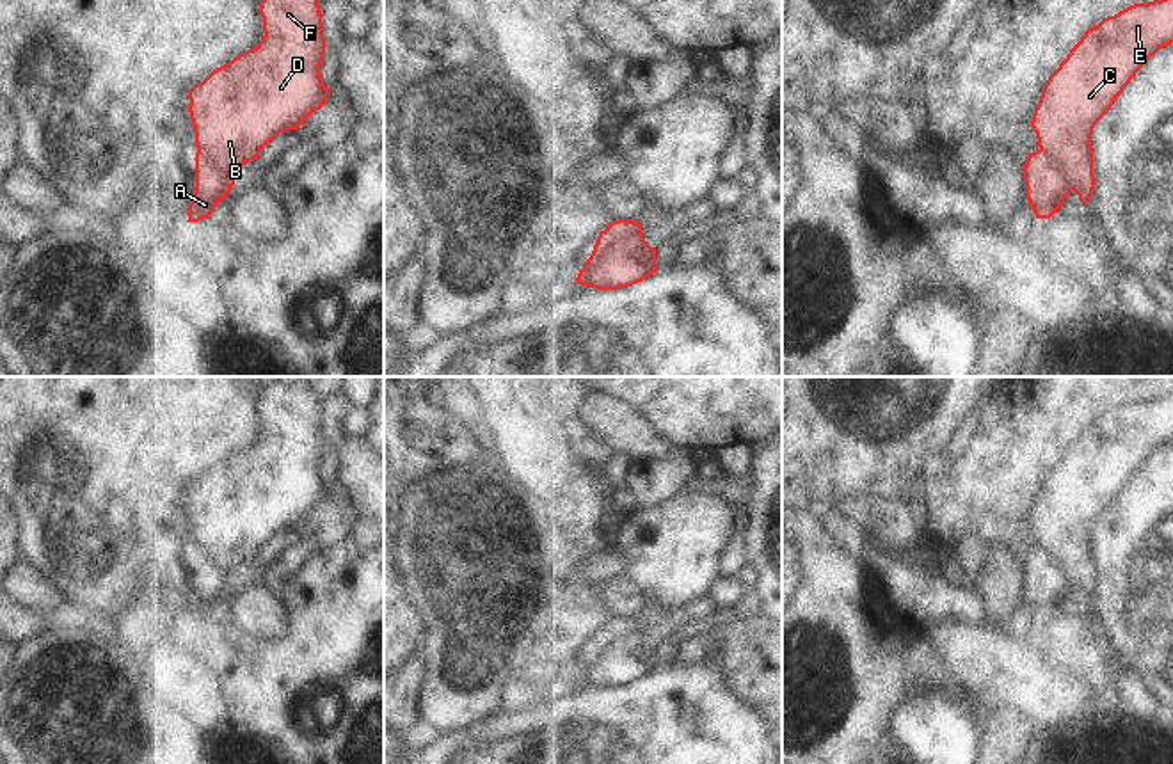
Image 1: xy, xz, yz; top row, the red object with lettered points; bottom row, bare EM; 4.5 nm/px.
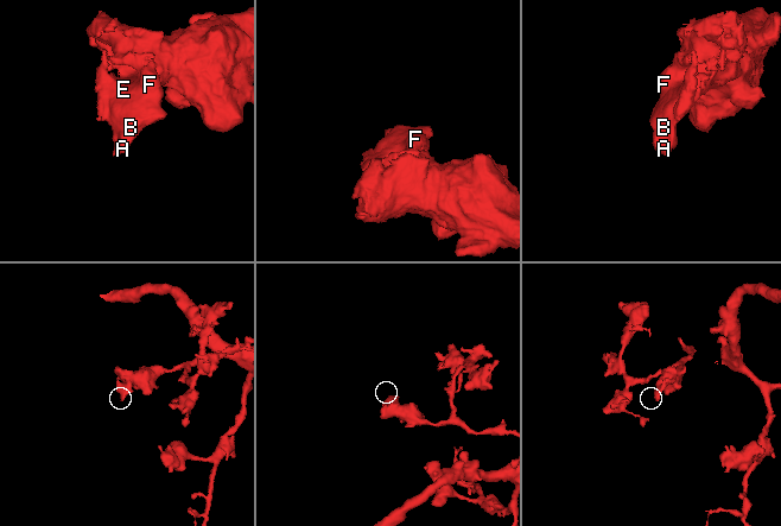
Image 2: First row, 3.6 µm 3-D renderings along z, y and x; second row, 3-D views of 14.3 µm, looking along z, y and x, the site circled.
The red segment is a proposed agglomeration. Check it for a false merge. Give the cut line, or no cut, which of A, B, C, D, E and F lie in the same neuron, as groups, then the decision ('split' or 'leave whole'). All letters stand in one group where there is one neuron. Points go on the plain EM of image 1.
cut in xz along (642, 622), (617, 636), (601, 652), (590, 654); A / B C D E F; split

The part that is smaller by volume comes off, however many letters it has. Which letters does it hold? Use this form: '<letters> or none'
A

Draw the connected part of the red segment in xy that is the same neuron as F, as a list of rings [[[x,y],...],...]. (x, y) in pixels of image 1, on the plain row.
[[[279,377],[259,400],[265,434],[256,446],[213,467],[188,489],[196,545],[227,574],[256,558],[279,531],[297,528],[329,494],[320,473],[325,451],[318,394],[304,377]]]

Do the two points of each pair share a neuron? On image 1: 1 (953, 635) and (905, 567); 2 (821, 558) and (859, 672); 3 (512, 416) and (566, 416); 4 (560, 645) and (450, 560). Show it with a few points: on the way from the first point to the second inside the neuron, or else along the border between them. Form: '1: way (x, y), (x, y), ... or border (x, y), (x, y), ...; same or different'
1: border (981, 622), (946, 617), (926, 620), (921, 626); different
2: way (836, 587), (837, 628), (850, 644); same
3: border (542, 409), (582, 441); different
4: way (530, 628), (503, 626), (468, 590); same

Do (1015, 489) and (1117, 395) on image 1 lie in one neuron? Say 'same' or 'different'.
same

